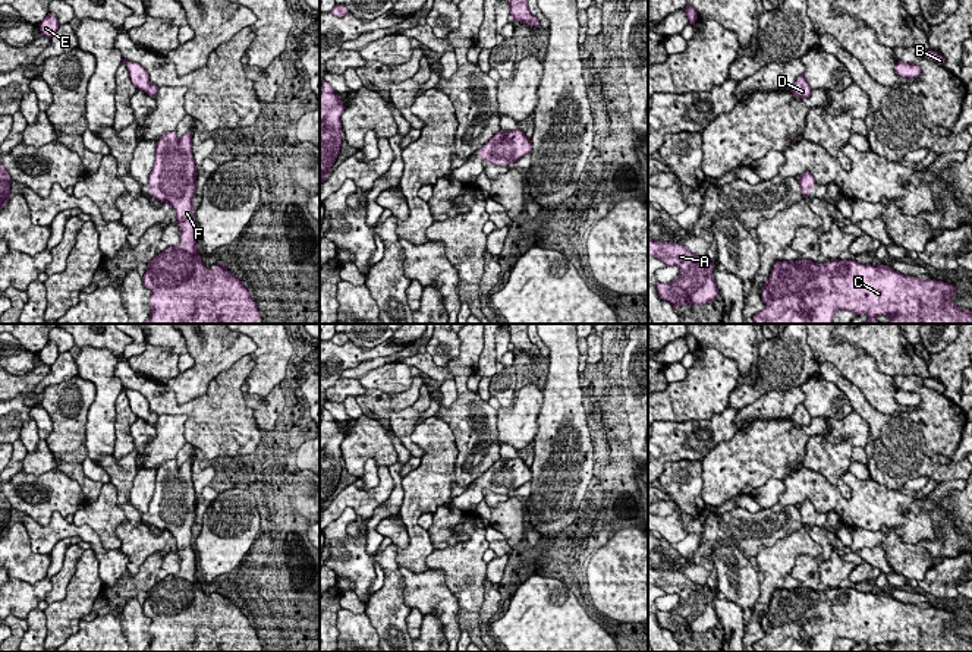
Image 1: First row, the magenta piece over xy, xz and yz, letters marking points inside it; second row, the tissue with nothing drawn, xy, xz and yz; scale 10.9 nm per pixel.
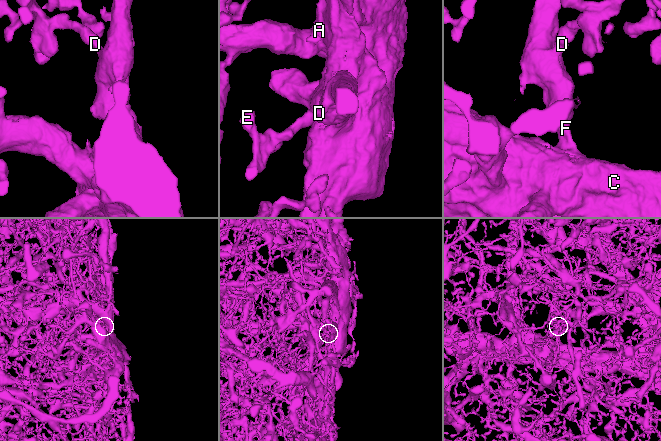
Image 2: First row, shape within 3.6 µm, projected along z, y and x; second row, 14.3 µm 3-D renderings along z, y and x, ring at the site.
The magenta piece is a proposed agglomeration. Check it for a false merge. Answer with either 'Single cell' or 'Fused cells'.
Single cell

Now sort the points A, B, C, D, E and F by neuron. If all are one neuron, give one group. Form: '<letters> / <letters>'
A B C D E F

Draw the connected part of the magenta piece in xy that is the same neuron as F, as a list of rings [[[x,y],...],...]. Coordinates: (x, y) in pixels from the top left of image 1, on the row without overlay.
[[[176,459],[166,460],[155,470],[155,489],[147,514],[152,527],[164,530],[176,539],[180,570],[155,583],[142,605],[151,618],[151,643],[144,652],[261,652],[259,639],[248,617],[224,592],[207,596],[198,580],[198,555],[192,530],[196,517],[196,497],[192,484],[192,460],[177,464]]]

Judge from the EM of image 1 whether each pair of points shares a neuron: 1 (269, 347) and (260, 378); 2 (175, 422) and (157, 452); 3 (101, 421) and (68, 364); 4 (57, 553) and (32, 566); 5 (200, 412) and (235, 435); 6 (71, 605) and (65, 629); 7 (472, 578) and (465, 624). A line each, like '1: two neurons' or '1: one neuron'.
1: one neuron
2: one neuron
3: two neurons
4: two neurons
5: one neuron
6: one neuron
7: one neuron

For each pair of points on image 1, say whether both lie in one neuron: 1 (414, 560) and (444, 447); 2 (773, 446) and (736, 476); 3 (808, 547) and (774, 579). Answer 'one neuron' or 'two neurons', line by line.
1: one neuron
2: one neuron
3: one neuron

